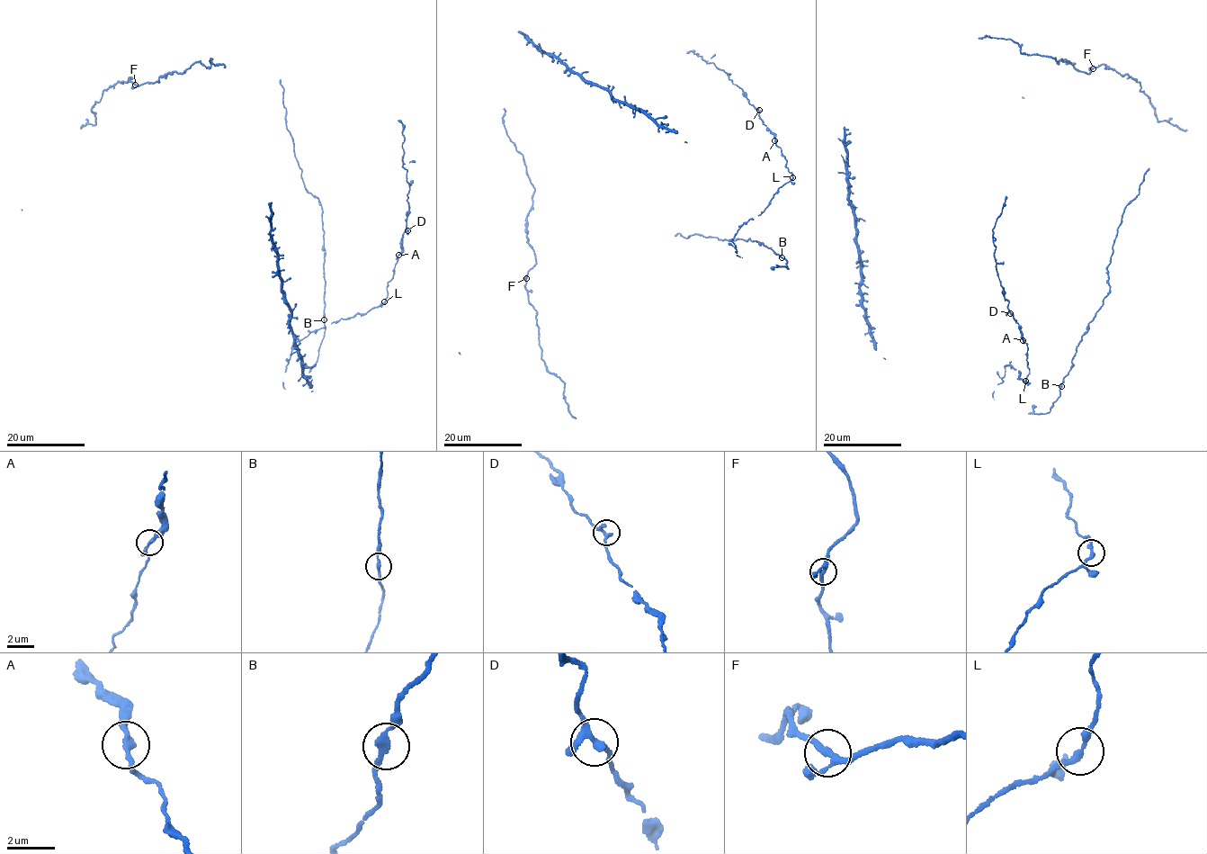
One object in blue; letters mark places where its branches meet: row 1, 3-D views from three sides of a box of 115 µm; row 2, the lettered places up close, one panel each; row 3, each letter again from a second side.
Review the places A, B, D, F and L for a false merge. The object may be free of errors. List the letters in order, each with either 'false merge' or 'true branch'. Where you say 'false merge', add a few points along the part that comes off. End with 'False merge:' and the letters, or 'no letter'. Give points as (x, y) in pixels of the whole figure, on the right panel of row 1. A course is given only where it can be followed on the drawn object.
A: true branch
B: true branch
D: true branch
F: true branch
L: true branch
False merge: no letter

